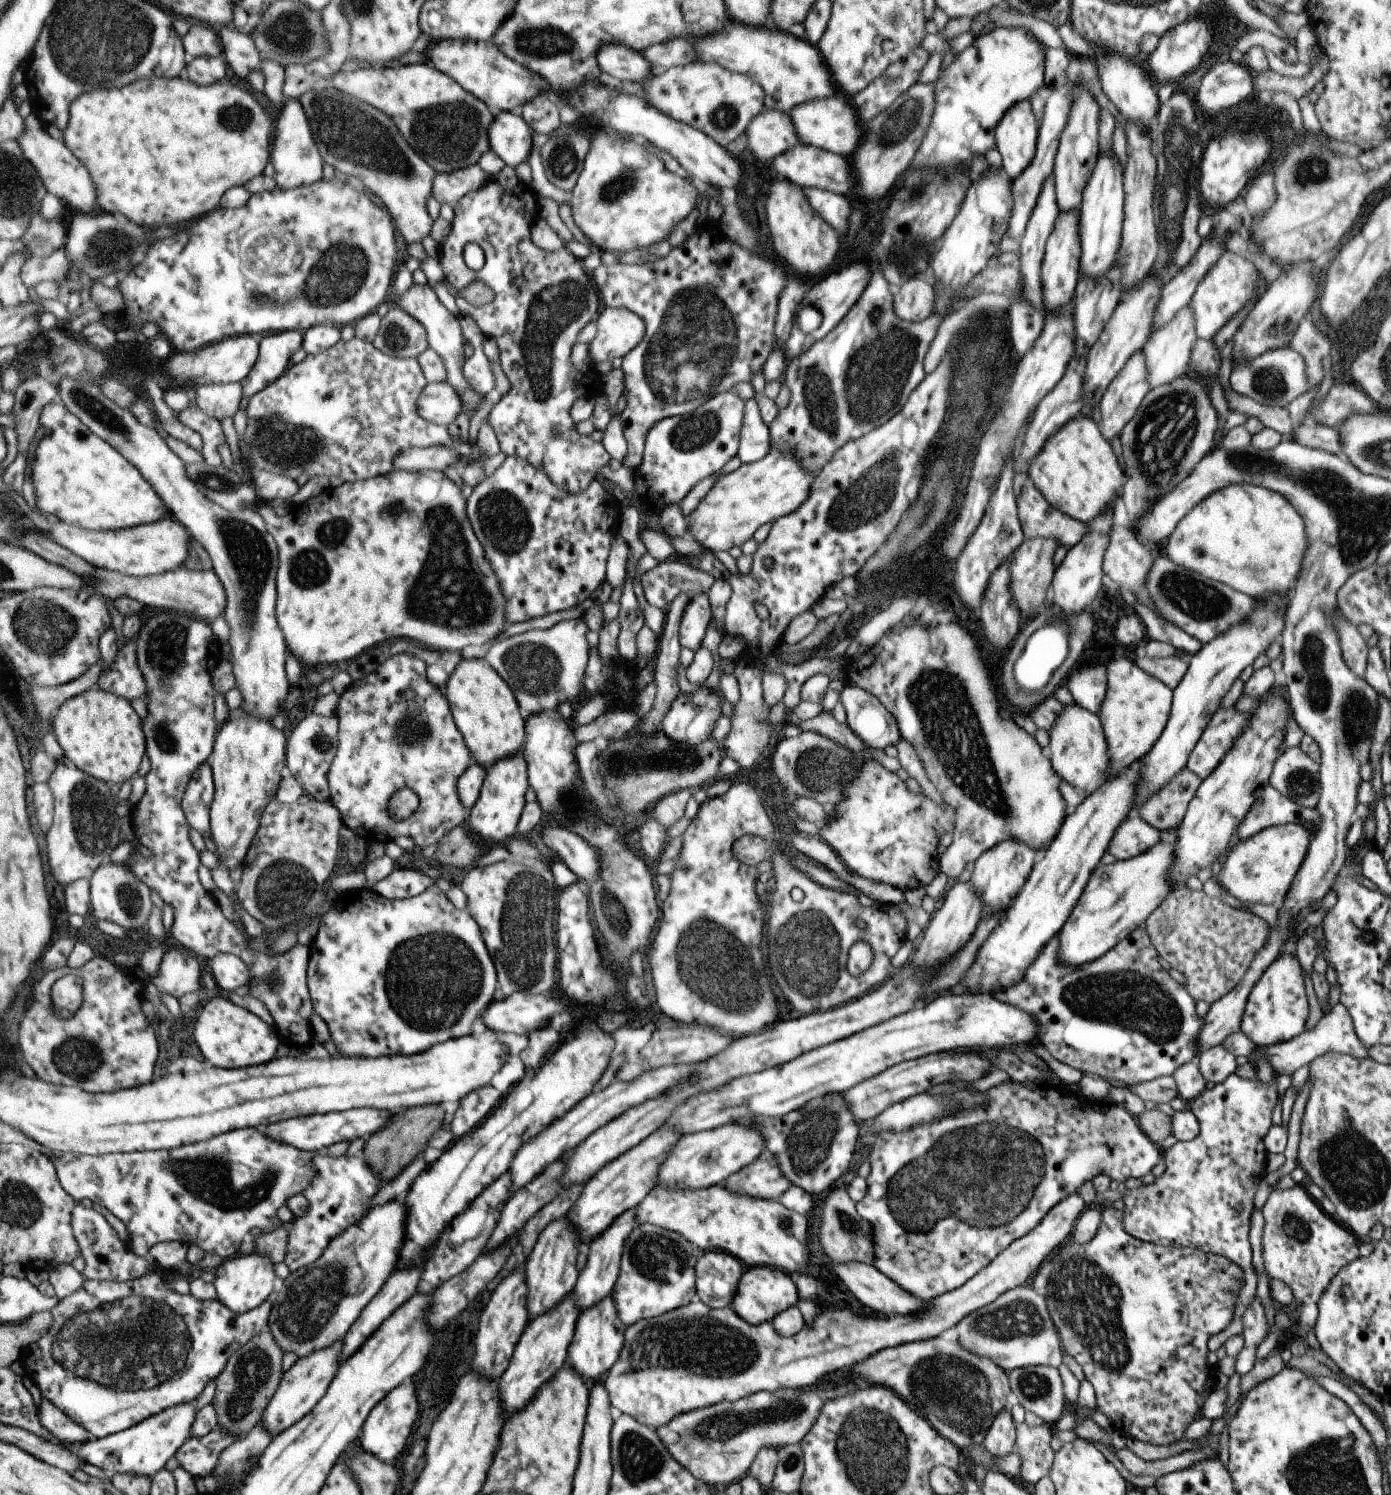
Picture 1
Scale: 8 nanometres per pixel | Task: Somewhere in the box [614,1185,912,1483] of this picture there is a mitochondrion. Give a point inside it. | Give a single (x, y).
(722, 1351)

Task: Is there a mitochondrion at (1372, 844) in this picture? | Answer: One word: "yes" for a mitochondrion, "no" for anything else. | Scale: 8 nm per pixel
no

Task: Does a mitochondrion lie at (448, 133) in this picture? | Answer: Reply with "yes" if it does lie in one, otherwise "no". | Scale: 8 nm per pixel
yes

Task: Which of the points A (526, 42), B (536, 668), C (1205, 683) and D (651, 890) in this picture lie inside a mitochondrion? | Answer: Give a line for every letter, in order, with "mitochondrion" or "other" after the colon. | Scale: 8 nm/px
A: mitochondrion
B: mitochondrion
C: other
D: other

